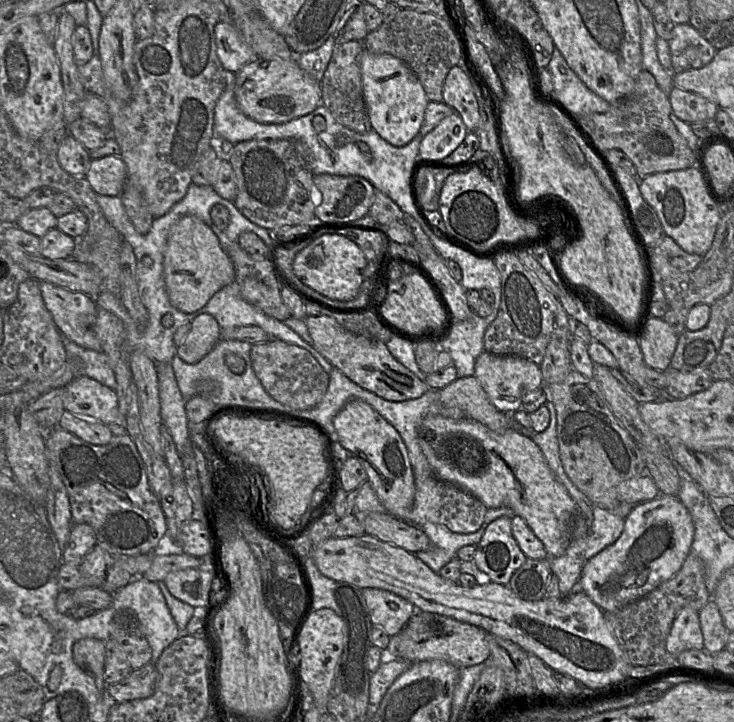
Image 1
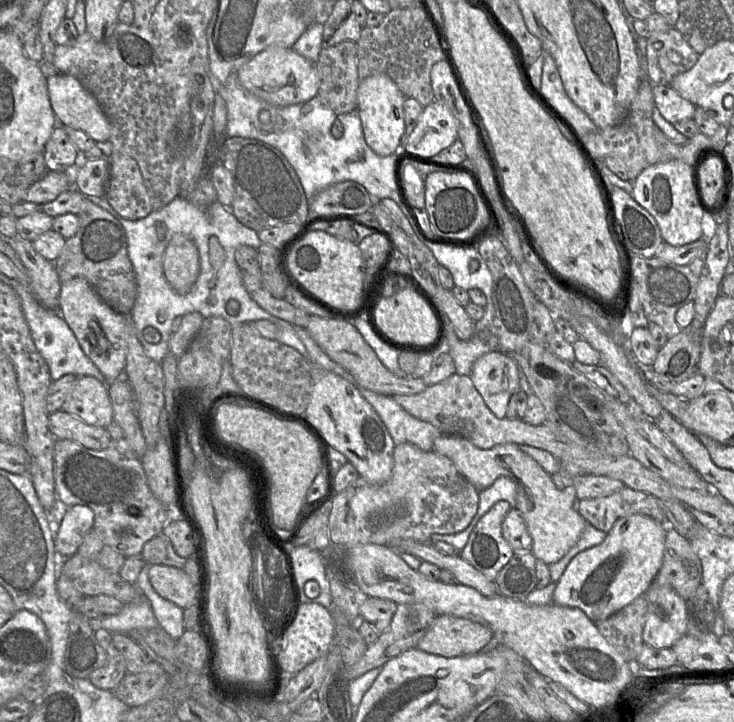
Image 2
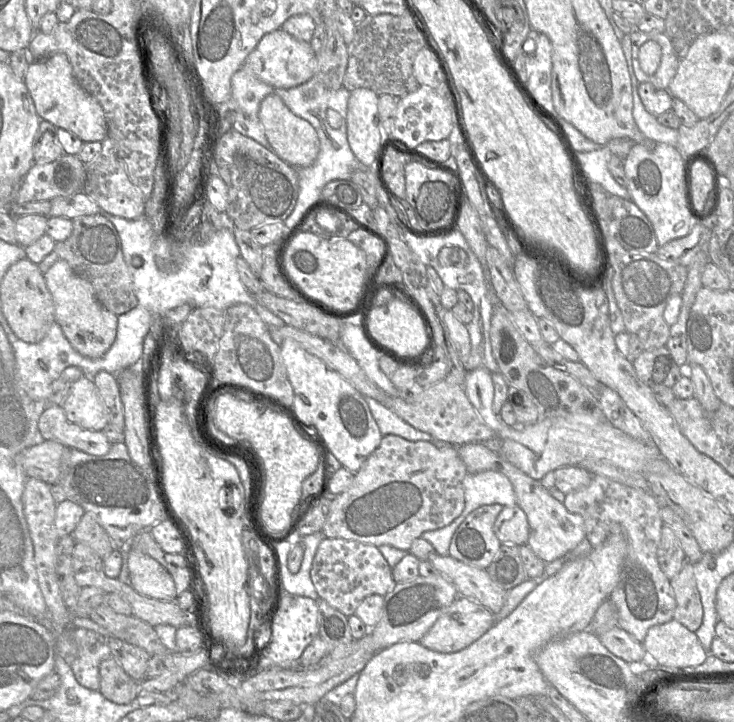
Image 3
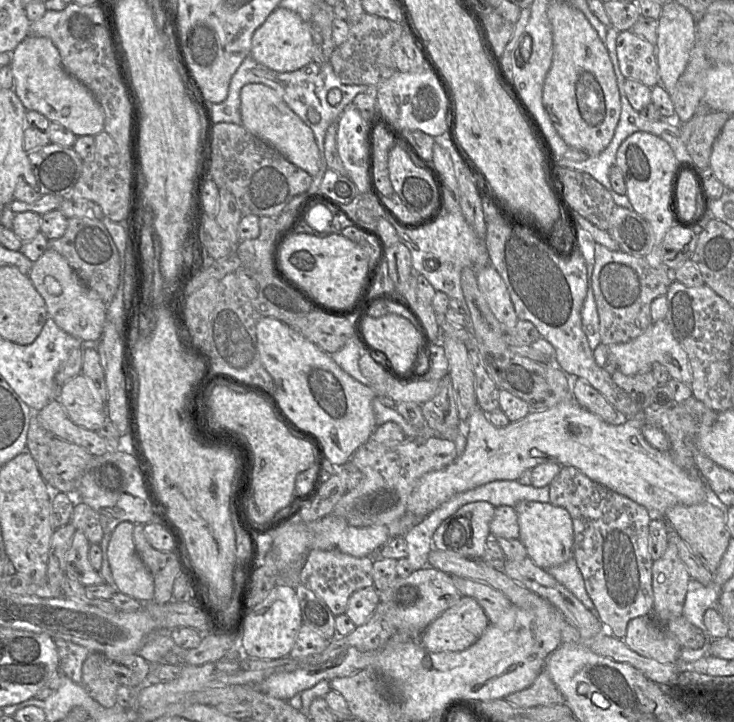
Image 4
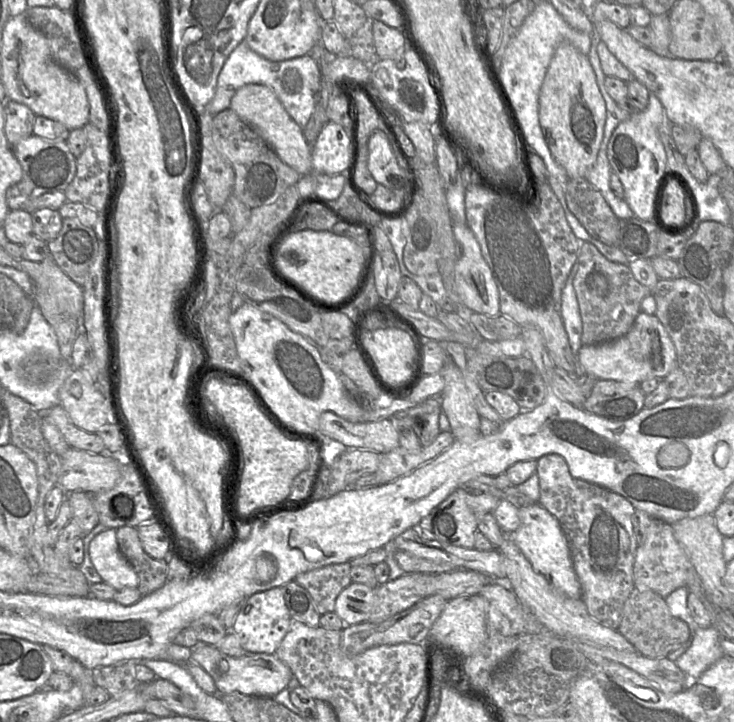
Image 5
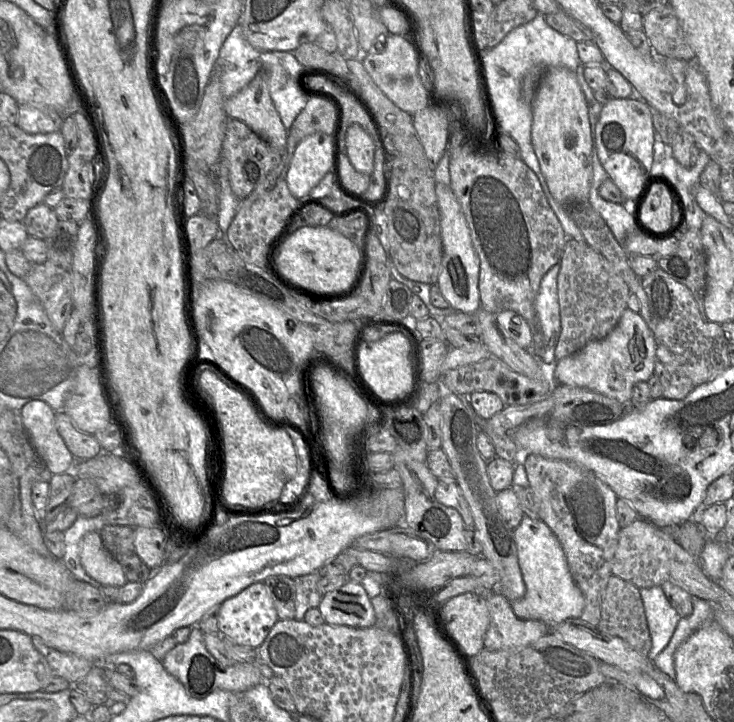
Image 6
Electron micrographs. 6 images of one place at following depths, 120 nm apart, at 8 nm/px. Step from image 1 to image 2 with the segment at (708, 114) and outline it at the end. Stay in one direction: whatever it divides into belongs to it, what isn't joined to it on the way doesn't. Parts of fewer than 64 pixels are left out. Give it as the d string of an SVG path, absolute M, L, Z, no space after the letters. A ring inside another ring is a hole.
M653 85L655 108L670 123L692 119L696 105L683 98L671 85Z

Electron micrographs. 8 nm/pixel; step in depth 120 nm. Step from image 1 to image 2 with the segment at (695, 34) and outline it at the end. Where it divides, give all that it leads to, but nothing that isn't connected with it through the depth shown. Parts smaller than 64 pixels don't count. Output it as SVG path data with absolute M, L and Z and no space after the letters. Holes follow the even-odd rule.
M675 27L650 33L647 36L646 46L646 78L653 85L671 85L676 77L690 70L697 63L699 55Z

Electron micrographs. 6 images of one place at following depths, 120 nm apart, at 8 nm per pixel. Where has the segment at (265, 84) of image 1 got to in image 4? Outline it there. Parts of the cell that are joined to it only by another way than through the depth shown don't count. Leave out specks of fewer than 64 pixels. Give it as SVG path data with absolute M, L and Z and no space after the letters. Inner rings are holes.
M279 6L254 32L251 56L271 70L293 72L312 61L312 39L311 23L304 21L297 13Z

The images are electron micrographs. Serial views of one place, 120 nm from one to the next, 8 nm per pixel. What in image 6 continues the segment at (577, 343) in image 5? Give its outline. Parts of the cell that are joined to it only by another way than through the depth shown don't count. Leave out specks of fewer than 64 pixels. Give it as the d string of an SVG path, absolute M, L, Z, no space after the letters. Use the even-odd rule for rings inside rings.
M560 264L553 266L543 277L535 299L539 333L533 330L532 352L545 365L555 364L555 347L561 332L557 276Z

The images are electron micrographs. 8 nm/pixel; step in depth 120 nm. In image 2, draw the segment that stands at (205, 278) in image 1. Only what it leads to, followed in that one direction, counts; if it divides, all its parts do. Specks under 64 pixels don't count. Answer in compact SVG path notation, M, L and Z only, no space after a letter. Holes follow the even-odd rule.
M175 235L162 257L163 273L172 289L187 294L200 274L199 253L189 236Z

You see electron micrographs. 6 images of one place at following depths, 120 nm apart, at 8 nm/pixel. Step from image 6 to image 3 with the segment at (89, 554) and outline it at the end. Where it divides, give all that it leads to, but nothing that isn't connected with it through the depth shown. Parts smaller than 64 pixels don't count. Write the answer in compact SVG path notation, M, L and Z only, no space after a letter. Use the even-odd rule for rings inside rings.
M126 548L124 551L129 582L137 592L158 600L176 600L174 580L160 563L139 550Z

